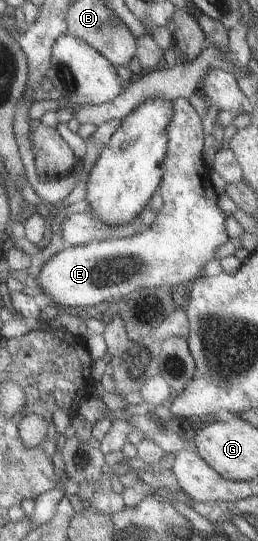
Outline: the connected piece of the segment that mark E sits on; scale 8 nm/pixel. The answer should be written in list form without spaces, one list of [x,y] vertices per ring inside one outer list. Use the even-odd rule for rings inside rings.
[[[186,98],[172,102],[173,114],[167,127],[167,148],[164,158],[164,176],[157,190],[163,198],[163,208],[156,212],[150,227],[128,237],[114,237],[102,241],[90,240],[77,246],[65,247],[54,254],[42,266],[36,282],[58,307],[80,306],[82,310],[99,302],[129,299],[139,288],[173,286],[184,291],[197,277],[203,275],[203,267],[232,235],[228,225],[232,216],[217,205],[219,196],[210,181],[210,173],[203,158],[204,130],[202,118],[193,110]]]

